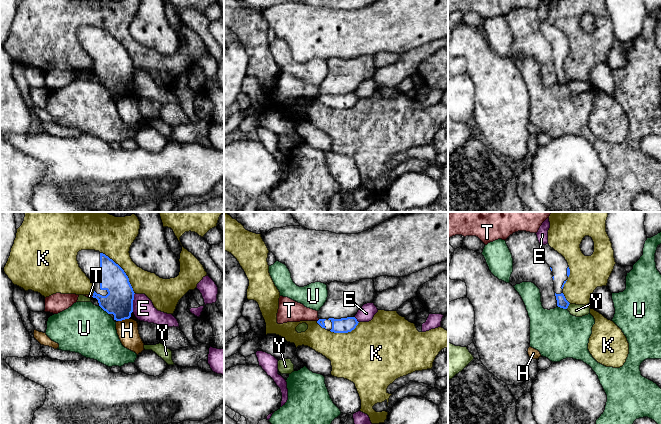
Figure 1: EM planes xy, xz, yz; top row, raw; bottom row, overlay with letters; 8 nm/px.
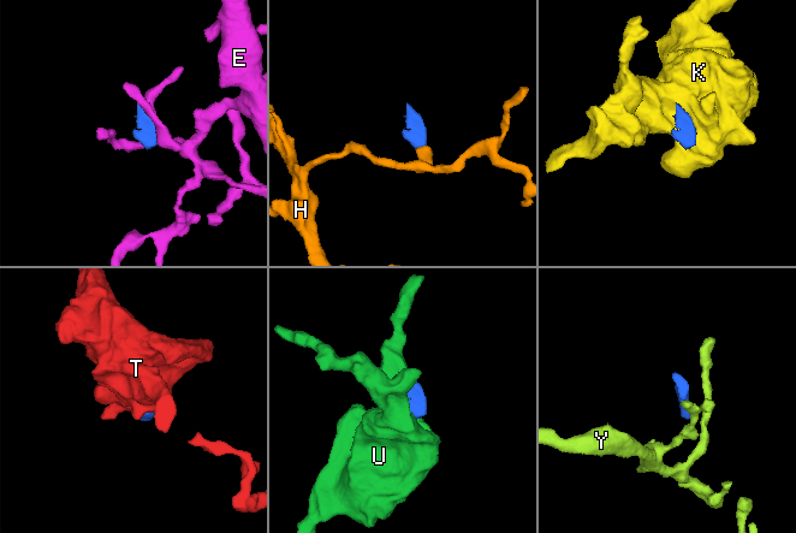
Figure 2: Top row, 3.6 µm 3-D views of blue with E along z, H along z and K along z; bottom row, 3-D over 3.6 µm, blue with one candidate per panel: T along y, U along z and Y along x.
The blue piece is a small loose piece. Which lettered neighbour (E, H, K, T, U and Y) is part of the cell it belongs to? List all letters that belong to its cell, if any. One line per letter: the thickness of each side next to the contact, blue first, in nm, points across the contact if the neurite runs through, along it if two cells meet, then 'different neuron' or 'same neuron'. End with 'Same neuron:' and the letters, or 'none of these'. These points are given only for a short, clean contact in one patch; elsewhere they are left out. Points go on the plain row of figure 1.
E: 220 nm thick on the blue side, 170 nm on the other; different neuron
H: 220 nm thick on the blue side, 170 nm on the other; border along xy (128, 94), (118, 97); different neuron
K: 220 nm thick on the blue side, 260 nm on the other; different neuron
T: 50 nm thick on the blue side, 180 nm on the other; border along xz (319, 95), (317, 97); different neuron
U: 220 nm thick on the blue side, 420 nm on the other; border along xy (100, 82), (108, 90); different neuron
Y: 80 nm thick on the blue side, 100 nm on the other; border along yz (569, 79), (566, 84); different neuron
Same neuron: none of these

